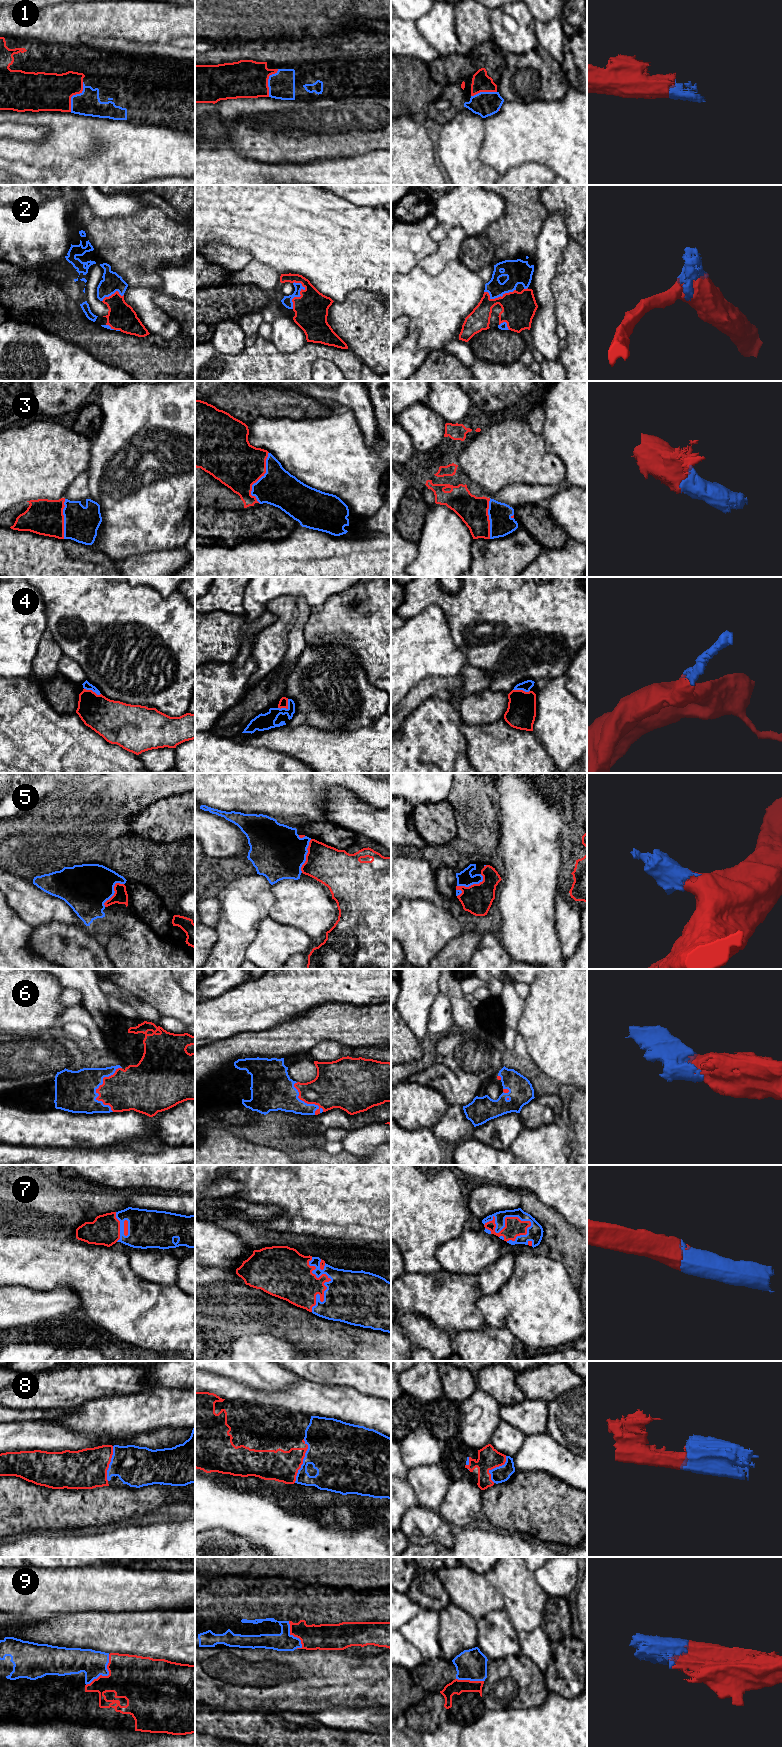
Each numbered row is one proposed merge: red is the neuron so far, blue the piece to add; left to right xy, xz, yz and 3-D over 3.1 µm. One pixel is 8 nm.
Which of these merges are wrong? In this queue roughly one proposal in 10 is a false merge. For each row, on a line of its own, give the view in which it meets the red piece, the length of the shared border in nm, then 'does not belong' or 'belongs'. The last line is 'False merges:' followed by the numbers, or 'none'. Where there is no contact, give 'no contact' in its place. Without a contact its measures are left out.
1: xy | 260 nm | belongs
2: xz | 220 nm | belongs
3: xz | 420 nm | belongs
4: xz | 120 nm | belongs
5: xz | 280 nm | belongs
6: xy | 360 nm | belongs
7: yz | 380 nm | belongs
8: xz | 360 nm | belongs
9: xy | 320 nm | belongs
False merges: none

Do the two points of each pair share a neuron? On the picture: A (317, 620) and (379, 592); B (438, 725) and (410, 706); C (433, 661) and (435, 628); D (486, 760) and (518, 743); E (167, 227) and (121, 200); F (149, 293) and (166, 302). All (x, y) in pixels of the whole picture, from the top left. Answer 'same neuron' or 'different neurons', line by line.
A: same neuron
B: different neurons
C: same neuron
D: same neuron
E: different neurons
F: different neurons

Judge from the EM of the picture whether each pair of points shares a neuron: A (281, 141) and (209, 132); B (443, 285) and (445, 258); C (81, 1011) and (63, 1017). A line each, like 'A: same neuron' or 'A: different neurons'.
A: different neurons
B: different neurons
C: same neuron

